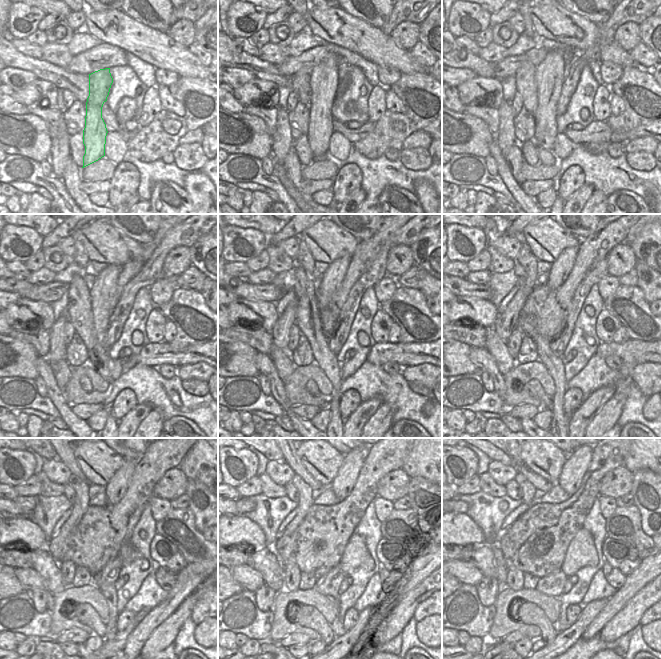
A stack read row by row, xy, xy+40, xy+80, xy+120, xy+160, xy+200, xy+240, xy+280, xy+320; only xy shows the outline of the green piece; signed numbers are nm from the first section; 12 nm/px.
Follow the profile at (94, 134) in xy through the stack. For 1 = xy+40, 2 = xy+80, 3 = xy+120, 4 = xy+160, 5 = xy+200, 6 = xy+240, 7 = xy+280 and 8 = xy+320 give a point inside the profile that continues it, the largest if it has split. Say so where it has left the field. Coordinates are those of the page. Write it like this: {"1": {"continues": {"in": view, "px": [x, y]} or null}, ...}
{"1": {"continues": {"in": "xy+40", "px": [324, 80]}}, "2": {"continues": {"in": "xy+80", "px": [549, 75]}}, "3": {"continues": {"in": "xy+120", "px": [104, 291]}}, "4": {"continues": {"in": "xy+160", "px": [330, 280]}}, "5": {"continues": {"in": "xy+200", "px": [561, 267]}}, "6": {"continues": {"in": "xy+240", "px": [115, 489]}}, "7": {"continues": {"in": "xy+280", "px": [344, 481]}}, "8": {"continues": {"in": "xy+320", "px": [577, 462]}}}

